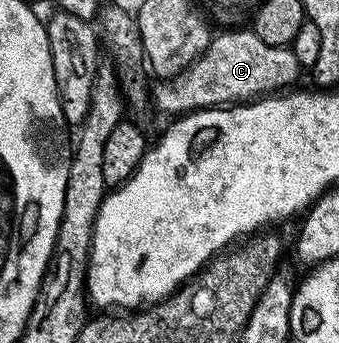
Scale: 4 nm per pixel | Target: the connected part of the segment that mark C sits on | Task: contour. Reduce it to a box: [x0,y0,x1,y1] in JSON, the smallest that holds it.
[153,28,301,116]

